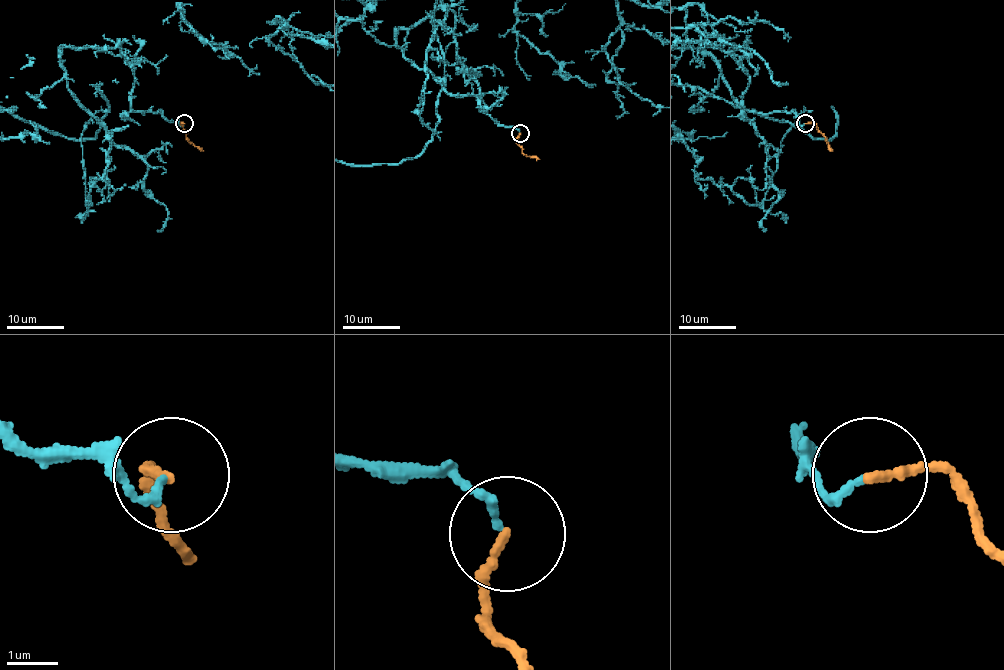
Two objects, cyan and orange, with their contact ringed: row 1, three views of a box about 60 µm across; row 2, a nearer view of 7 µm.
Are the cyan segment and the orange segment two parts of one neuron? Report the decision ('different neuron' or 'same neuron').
different neuron

